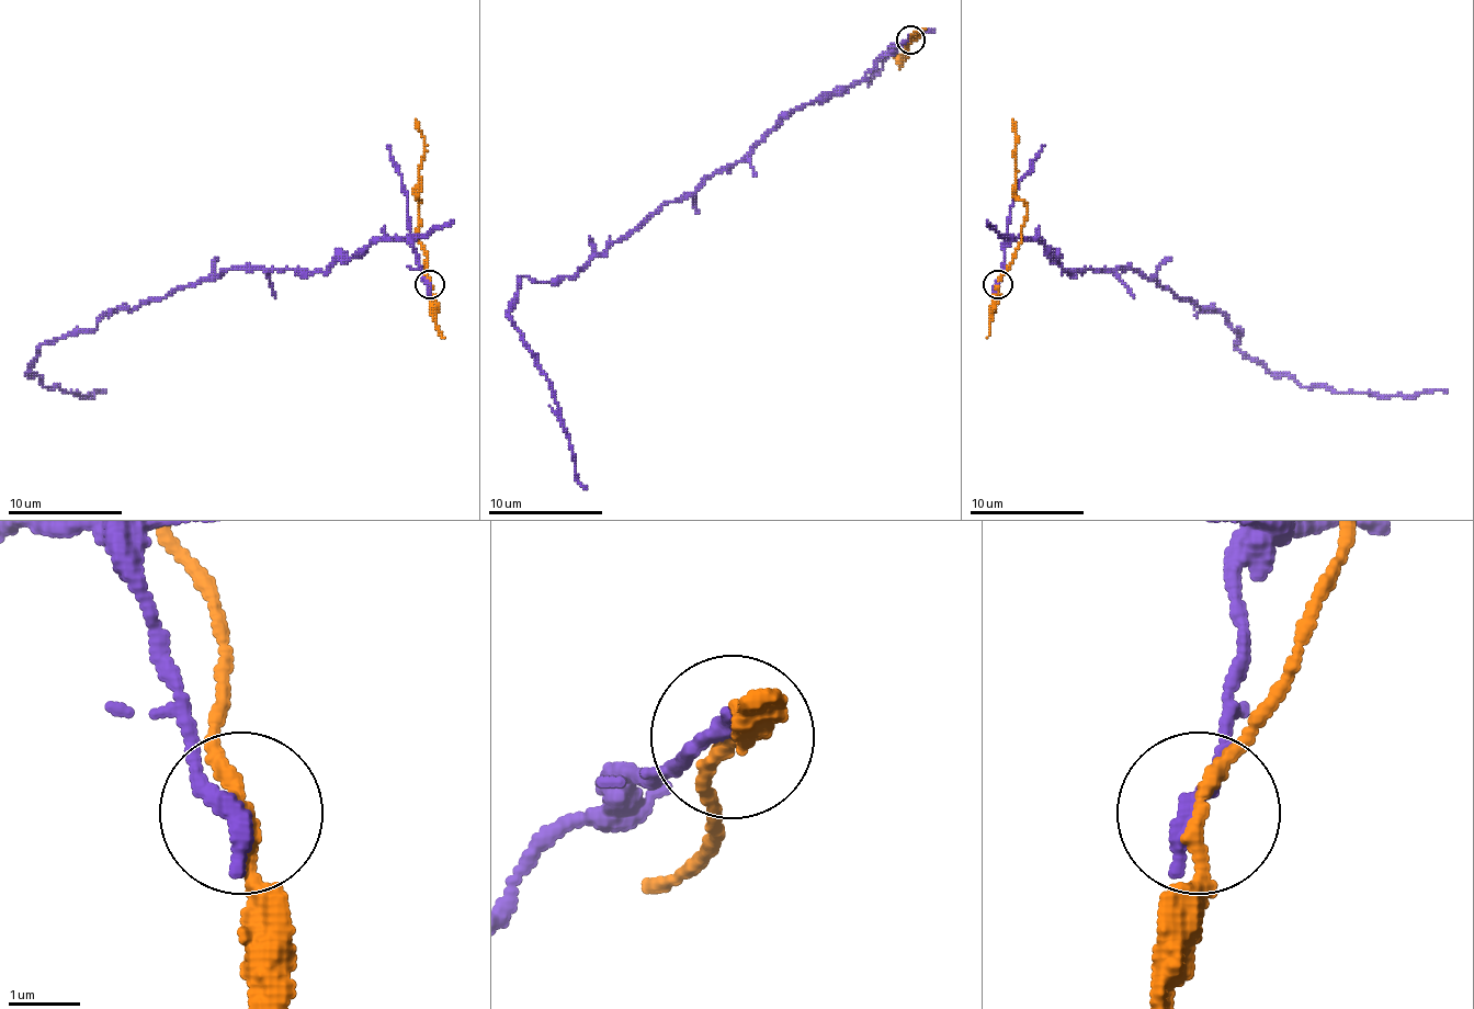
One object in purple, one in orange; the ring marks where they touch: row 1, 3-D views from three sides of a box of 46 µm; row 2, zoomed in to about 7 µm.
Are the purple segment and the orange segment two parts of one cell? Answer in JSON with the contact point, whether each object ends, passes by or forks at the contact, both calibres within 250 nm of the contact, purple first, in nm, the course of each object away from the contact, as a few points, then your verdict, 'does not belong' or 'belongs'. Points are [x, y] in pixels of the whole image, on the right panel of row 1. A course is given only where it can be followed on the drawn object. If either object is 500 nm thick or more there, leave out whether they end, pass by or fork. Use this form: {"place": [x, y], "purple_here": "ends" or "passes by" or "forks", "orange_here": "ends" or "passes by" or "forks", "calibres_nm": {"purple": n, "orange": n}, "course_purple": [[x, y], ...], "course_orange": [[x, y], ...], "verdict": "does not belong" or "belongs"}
{"place": [998, 284], "purple_here": "ends", "orange_here": "passes by", "calibres_nm": {"purple": 320, "orange": 190}, "course_purple": [[998, 283], [1004, 249], [1035, 237], [1064, 272], [1140, 269], [1216, 309], [1237, 347], [1303, 386], [1447, 393]], "course_orange": [[998, 283], [1027, 214], [1016, 194], [1012, 120]], "verdict": "does not belong"}

